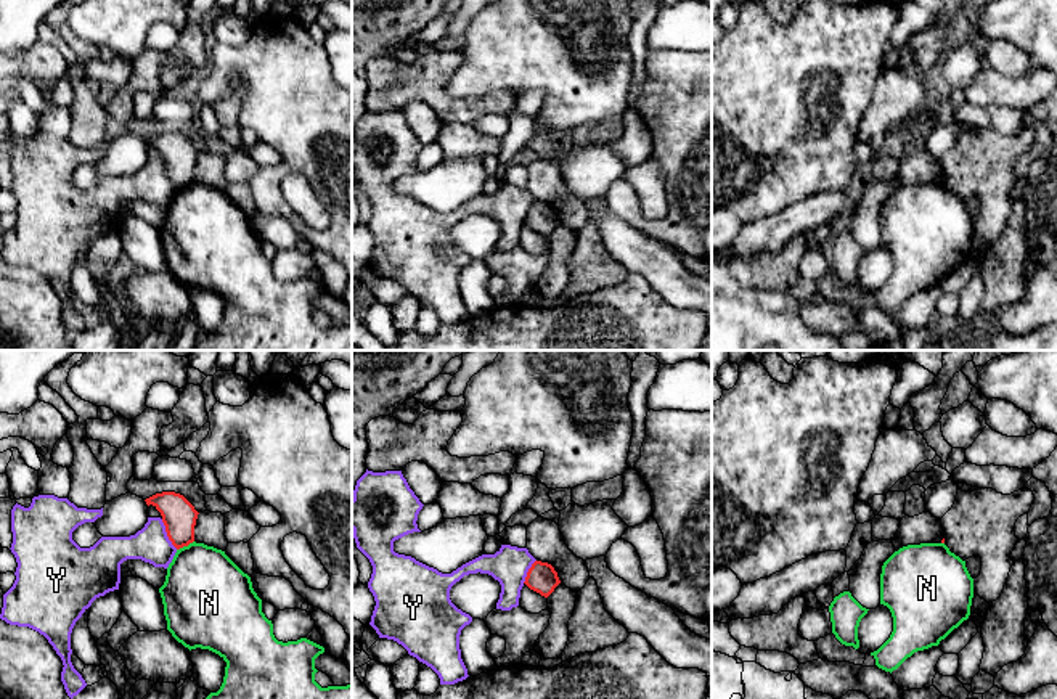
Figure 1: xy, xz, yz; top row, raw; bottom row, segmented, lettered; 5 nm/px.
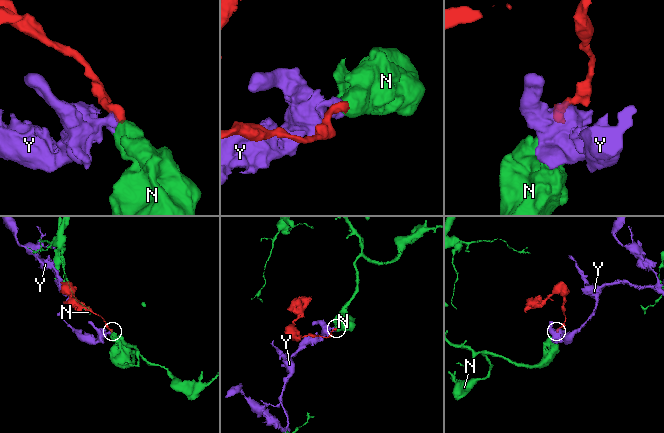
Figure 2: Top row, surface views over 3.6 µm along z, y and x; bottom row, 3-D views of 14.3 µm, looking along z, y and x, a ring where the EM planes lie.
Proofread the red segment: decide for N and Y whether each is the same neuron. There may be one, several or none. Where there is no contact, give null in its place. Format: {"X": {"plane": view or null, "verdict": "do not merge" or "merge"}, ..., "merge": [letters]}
{"N": {"plane": "xy", "verdict": "do not merge"}, "Y": {"plane": "xy", "verdict": "do not merge"}, "merge": []}

